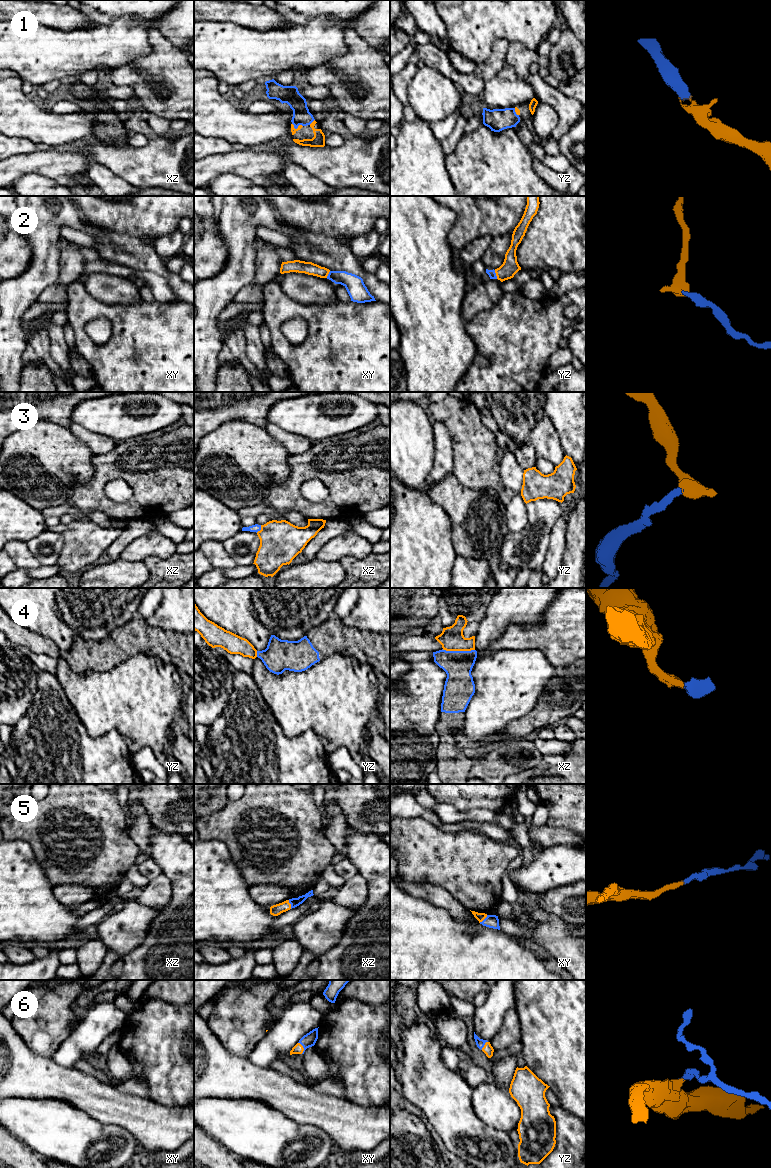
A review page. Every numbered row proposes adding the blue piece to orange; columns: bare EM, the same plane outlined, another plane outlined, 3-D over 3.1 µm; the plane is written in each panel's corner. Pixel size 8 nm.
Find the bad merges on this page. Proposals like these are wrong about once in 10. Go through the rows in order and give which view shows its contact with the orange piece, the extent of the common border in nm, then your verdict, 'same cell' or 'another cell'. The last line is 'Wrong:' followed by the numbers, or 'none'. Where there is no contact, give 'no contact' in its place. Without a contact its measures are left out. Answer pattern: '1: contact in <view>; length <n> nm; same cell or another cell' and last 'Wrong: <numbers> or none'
1: contact in xz; length 90 nm; same cell
2: contact in yz; length 80 nm; another cell
3: contact in xz; length 80 nm; same cell
4: contact in xz; length 260 nm; same cell
5: contact in xz; length 80 nm; same cell
6: contact in xy; length 100 nm; same cell
Wrong: 2

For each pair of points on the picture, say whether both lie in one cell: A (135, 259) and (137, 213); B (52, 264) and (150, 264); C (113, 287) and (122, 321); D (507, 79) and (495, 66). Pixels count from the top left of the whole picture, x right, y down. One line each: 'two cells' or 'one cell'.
A: two cells
B: two cells
C: two cells
D: two cells

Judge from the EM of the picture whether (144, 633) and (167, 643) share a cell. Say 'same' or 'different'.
same

